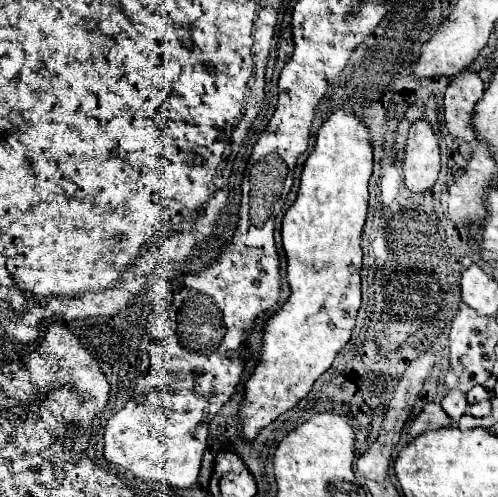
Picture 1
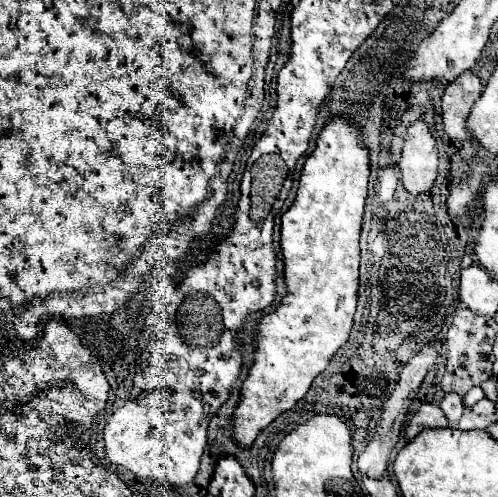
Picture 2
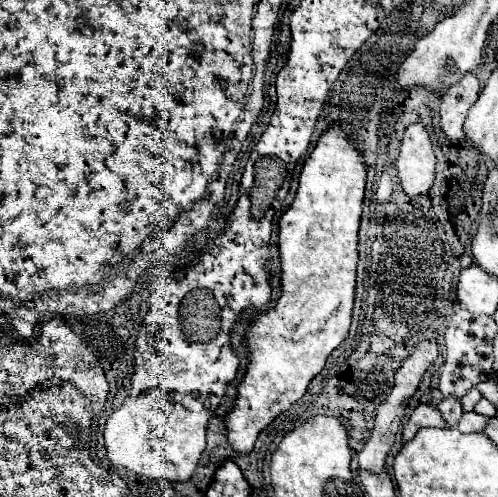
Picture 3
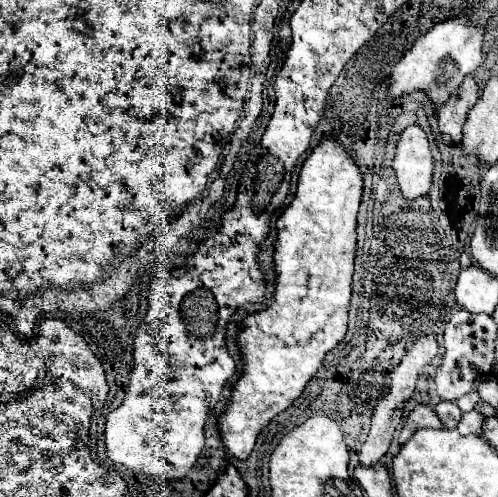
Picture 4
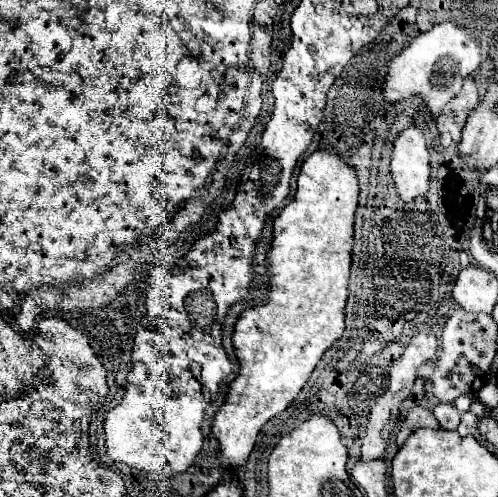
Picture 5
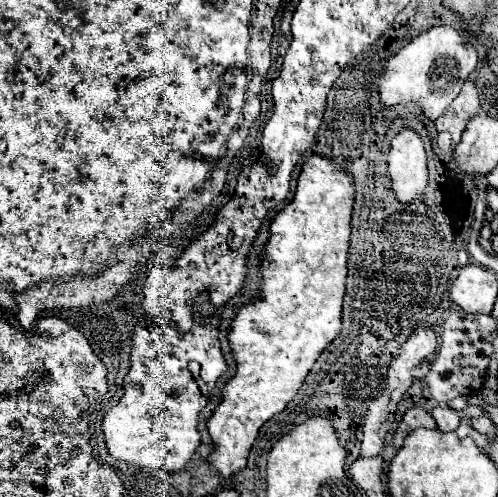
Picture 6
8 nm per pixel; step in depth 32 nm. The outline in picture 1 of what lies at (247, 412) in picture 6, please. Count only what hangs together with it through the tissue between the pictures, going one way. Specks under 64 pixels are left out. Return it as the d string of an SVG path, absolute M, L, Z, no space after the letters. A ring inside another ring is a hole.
M334 110L322 124L314 152L308 156L296 202L288 208L282 218L282 248L286 254L286 276L290 286L290 296L284 306L274 312L264 322L264 338L258 354L258 364L244 384L244 402L238 410L242 420L240 438L250 442L256 434L276 420L286 410L294 408L302 400L314 380L324 374L334 356L350 340L352 326L356 322L356 312L360 308L360 234L364 228L368 212L368 180L372 176L372 144L368 128L350 110Z

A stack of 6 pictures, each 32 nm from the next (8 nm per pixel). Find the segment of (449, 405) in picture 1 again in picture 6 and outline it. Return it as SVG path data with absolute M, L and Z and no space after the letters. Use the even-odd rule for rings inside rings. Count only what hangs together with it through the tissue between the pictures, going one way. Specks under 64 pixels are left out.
M446 404L436 406L430 414L432 414L432 418L436 420L436 426L438 426L440 432L454 432L454 430L458 428L458 424L460 424L458 412L452 410L452 408L448 408Z

